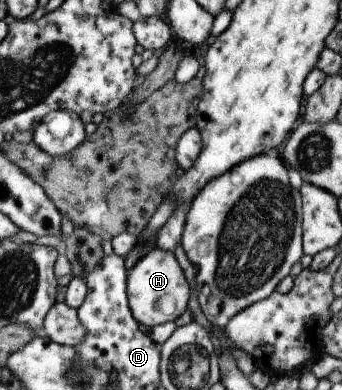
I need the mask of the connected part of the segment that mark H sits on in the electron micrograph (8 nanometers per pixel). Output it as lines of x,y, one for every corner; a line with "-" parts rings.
155,247
142,255
132,265
132,269
125,272
127,305
132,318
143,330
148,331
165,322
174,322
187,309
190,289
173,253
160,251

